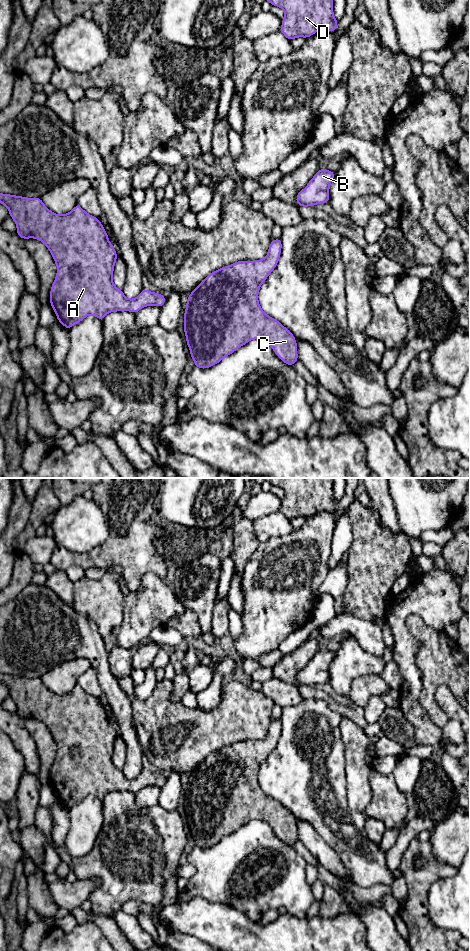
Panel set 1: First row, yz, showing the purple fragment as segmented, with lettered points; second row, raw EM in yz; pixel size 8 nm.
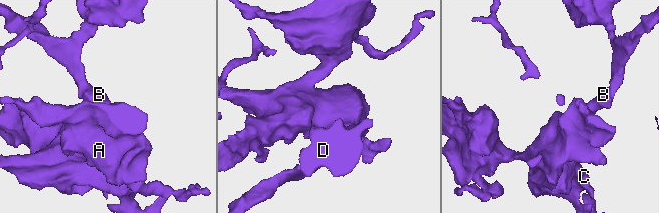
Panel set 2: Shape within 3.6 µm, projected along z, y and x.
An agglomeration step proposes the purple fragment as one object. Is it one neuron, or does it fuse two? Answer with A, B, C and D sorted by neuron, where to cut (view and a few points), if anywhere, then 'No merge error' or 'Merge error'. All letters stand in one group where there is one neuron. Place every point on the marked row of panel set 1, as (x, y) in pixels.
Groups: A B C D. No split. No merge error

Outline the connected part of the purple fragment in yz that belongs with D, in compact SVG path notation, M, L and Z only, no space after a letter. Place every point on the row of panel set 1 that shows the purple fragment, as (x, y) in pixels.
M267 0L284 10L280 32L288 40L308 38L317 31L334 32L337 19L333 14L333 0Z

